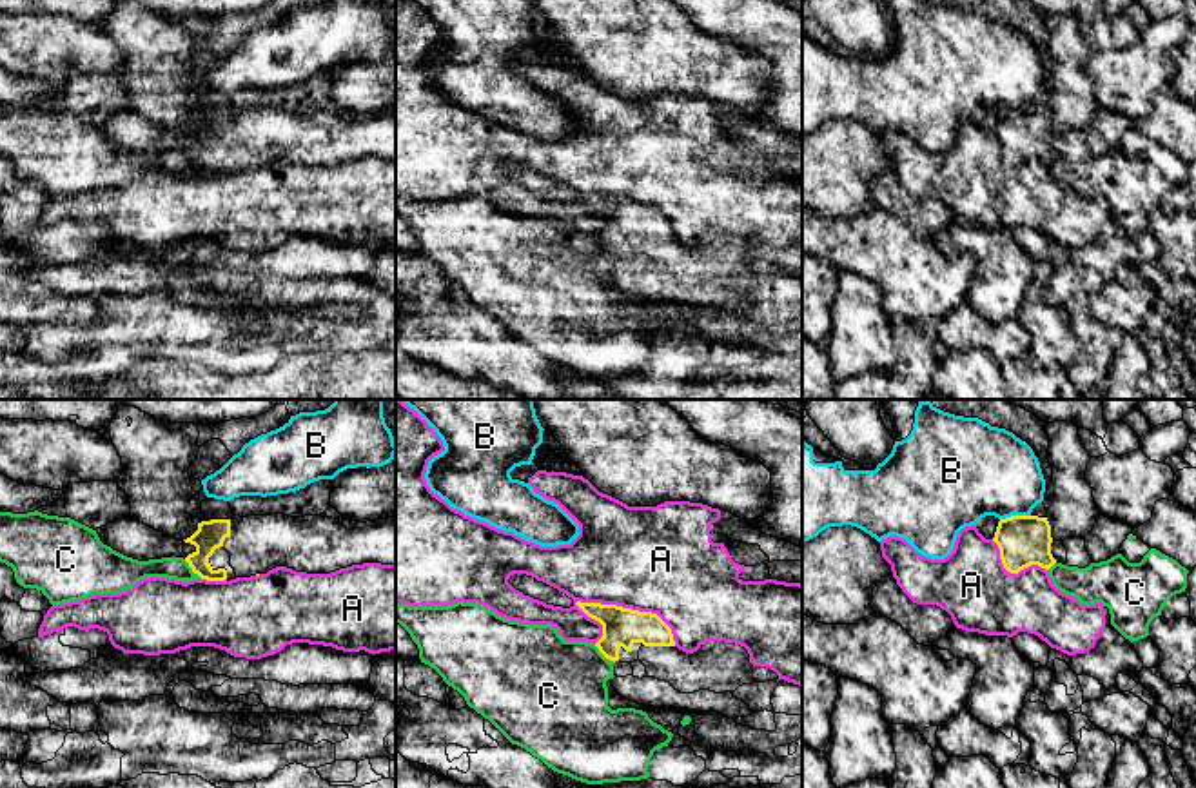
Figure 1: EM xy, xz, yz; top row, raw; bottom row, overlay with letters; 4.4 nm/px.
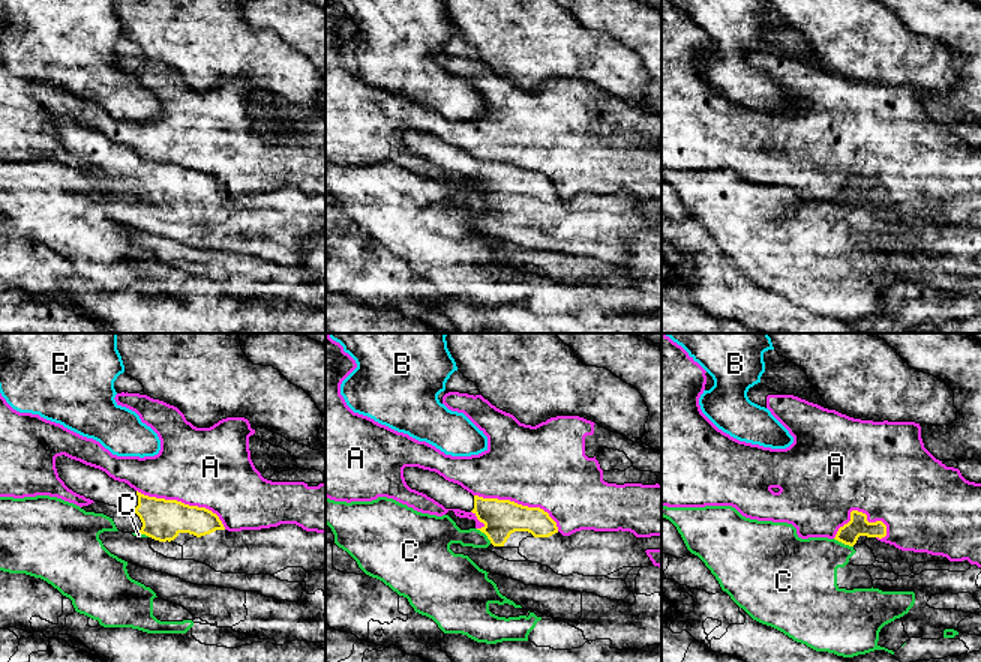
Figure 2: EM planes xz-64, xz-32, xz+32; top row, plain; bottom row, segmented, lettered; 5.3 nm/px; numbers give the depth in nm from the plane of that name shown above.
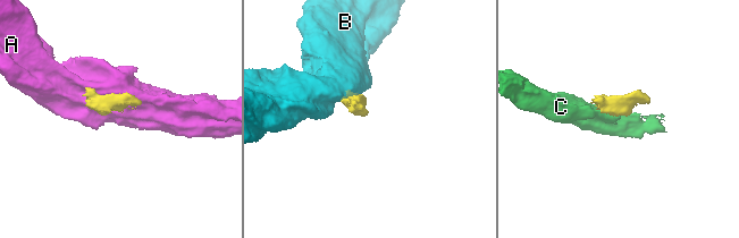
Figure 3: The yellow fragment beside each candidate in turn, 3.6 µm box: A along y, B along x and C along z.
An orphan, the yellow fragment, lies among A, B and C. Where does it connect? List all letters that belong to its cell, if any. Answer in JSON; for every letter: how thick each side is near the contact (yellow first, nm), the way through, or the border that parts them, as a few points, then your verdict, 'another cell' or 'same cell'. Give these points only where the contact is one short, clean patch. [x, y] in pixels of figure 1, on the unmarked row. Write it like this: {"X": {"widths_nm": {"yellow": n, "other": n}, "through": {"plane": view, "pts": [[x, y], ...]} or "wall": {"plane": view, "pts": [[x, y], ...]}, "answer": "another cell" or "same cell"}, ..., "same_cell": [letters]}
{"A": {"widths_nm": {"yellow": 180, "other": 460}, "answer": "another cell"}, "B": {"widths_nm": {"yellow": 220, "other": 400}, "answer": "another cell"}, "C": {"widths_nm": {"yellow": 130, "other": 100}, "wall": {"plane": "xy", "pts": [[184, 153], [202, 171]]}, "answer": "another cell"}, "same_cell": []}

